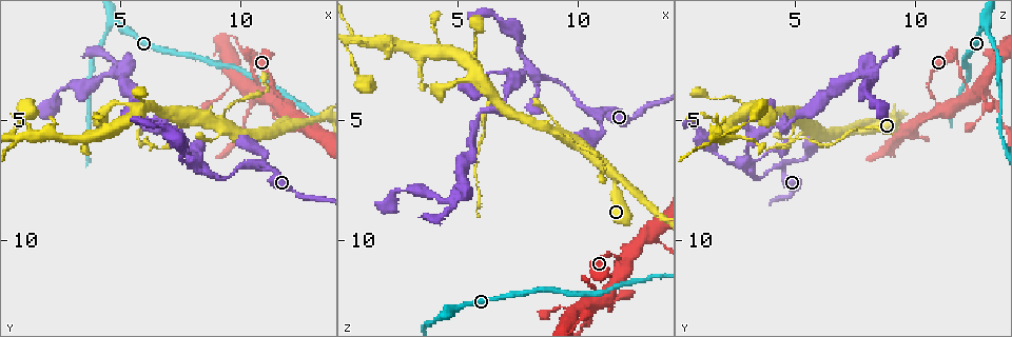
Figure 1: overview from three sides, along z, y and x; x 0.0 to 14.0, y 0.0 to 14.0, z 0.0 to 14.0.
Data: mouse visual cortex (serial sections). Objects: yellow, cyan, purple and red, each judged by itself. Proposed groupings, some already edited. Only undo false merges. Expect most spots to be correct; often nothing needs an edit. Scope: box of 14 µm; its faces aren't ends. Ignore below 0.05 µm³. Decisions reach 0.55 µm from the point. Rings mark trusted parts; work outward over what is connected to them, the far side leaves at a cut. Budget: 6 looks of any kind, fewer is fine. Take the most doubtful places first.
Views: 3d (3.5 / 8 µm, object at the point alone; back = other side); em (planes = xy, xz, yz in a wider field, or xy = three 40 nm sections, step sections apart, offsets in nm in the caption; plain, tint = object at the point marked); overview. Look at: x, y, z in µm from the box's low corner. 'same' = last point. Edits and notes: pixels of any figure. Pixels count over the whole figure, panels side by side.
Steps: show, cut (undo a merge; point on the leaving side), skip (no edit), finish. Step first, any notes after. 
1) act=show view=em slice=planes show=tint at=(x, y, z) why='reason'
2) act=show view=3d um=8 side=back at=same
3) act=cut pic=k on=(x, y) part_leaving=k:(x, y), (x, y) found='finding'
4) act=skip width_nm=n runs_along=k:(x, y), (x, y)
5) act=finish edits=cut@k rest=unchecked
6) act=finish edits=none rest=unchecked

act=show view=3d um=3.5 side=back at=(9.1, 5.2, 5.5) why='a fork'

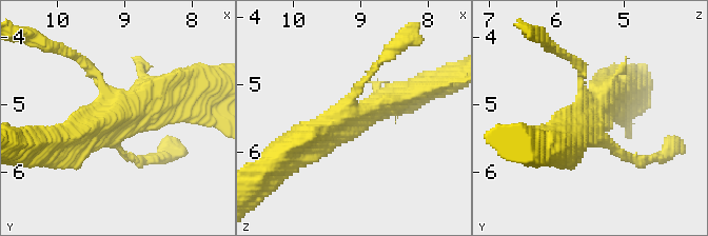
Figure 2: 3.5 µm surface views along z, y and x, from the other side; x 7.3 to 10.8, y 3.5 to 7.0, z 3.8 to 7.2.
act=show view=em slice=planes show=tint at=(9.15, 5.15, 5.55) why='need the tissue'

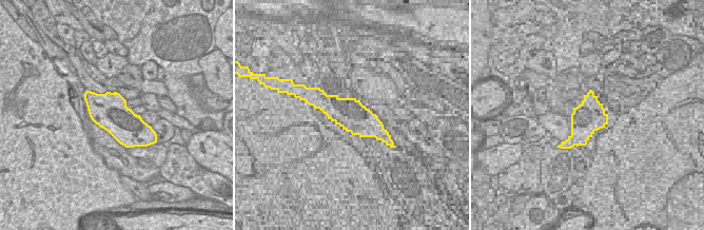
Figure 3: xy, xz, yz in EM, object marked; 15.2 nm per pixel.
act=skip runs_along=2:(59, 144), (170, 89) found='all the same cell'

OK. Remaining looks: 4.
act=show view=3d um=3.5 side=back at=(7.5, 4.7, 4.9) why='sharp bend'

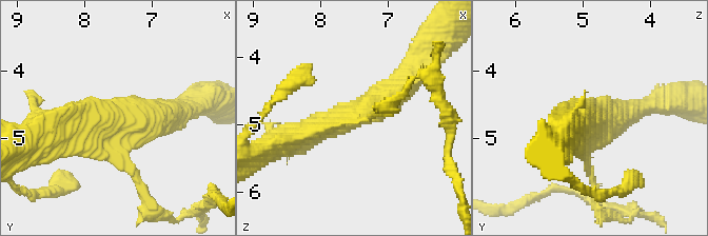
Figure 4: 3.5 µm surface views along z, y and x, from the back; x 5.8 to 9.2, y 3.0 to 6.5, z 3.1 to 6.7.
act=show view=em slice=xy step=5 show=tint at=(7.50, 4.65, 4.80) arms=3 arm_widths_nm=100,400,450 why='now the EM'

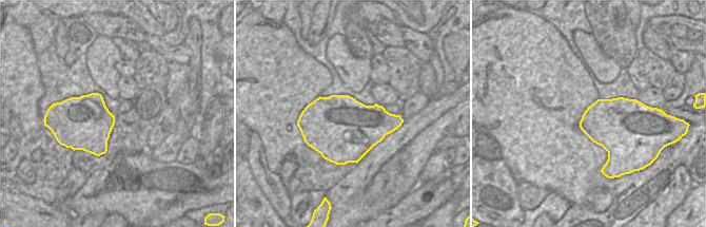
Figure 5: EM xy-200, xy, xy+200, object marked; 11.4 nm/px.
act=skip width_nm=750 runs_along=4:(291, 139), (369, 110), (414, 72) found='all the same cell'

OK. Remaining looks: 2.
act=finish edits=none rest=unchecked

